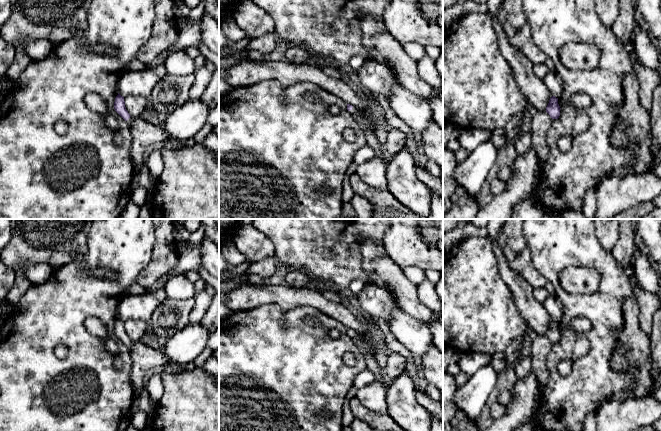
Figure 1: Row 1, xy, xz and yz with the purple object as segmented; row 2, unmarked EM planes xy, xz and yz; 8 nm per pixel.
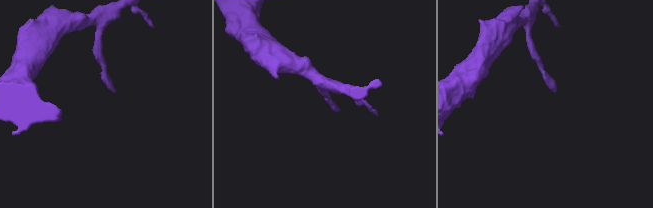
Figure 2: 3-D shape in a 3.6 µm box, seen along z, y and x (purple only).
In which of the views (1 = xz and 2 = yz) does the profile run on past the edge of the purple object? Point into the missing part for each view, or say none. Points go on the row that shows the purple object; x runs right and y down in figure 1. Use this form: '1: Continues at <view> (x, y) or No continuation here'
1: Continues at xz (354, 110)
2: No continuation here

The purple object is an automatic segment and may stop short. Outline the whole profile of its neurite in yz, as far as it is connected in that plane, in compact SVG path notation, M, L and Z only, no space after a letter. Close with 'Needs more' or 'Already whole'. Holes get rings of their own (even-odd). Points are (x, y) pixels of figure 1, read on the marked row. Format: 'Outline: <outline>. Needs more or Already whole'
Outline: M552 96L546 107L546 112L550 115L552 119L558 119L560 116L560 106L558 104L558 98Z. Already whole

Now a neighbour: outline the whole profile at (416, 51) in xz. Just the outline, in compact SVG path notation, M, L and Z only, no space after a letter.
M407 42L403 44L403 49L414 61L419 61L426 56L425 47L415 42Z

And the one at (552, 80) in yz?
M550 71L543 79L553 96L559 98L563 92L563 81L555 71Z

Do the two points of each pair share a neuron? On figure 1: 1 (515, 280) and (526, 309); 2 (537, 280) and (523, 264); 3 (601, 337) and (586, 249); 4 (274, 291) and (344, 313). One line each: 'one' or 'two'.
1: one
2: one
3: one
4: one

